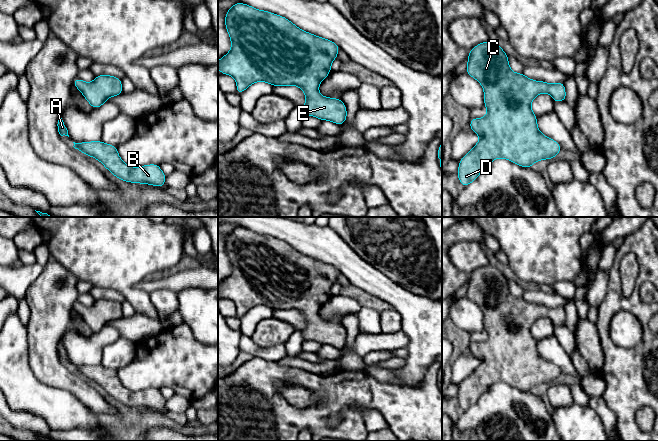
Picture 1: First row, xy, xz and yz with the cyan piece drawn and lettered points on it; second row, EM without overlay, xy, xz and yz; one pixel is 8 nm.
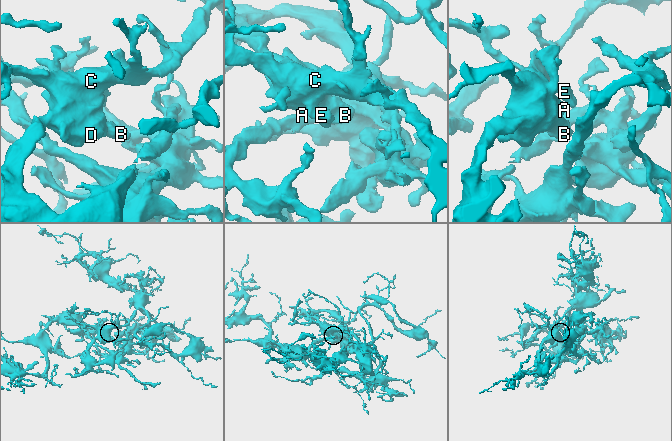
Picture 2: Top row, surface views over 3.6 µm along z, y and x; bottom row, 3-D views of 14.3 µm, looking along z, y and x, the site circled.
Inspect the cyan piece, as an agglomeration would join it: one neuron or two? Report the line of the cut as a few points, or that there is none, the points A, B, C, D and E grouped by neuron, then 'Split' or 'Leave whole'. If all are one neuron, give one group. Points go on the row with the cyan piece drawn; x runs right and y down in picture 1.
No split. Groups: A B C D E. Leave whole

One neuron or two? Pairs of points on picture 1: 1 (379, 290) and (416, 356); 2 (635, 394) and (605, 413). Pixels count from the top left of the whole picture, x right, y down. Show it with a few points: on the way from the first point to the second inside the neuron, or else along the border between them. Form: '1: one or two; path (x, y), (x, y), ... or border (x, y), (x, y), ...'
1: one; path (398, 300), (416, 318), (416, 337)
2: two; border (601, 396), (615, 415), (618, 430)

